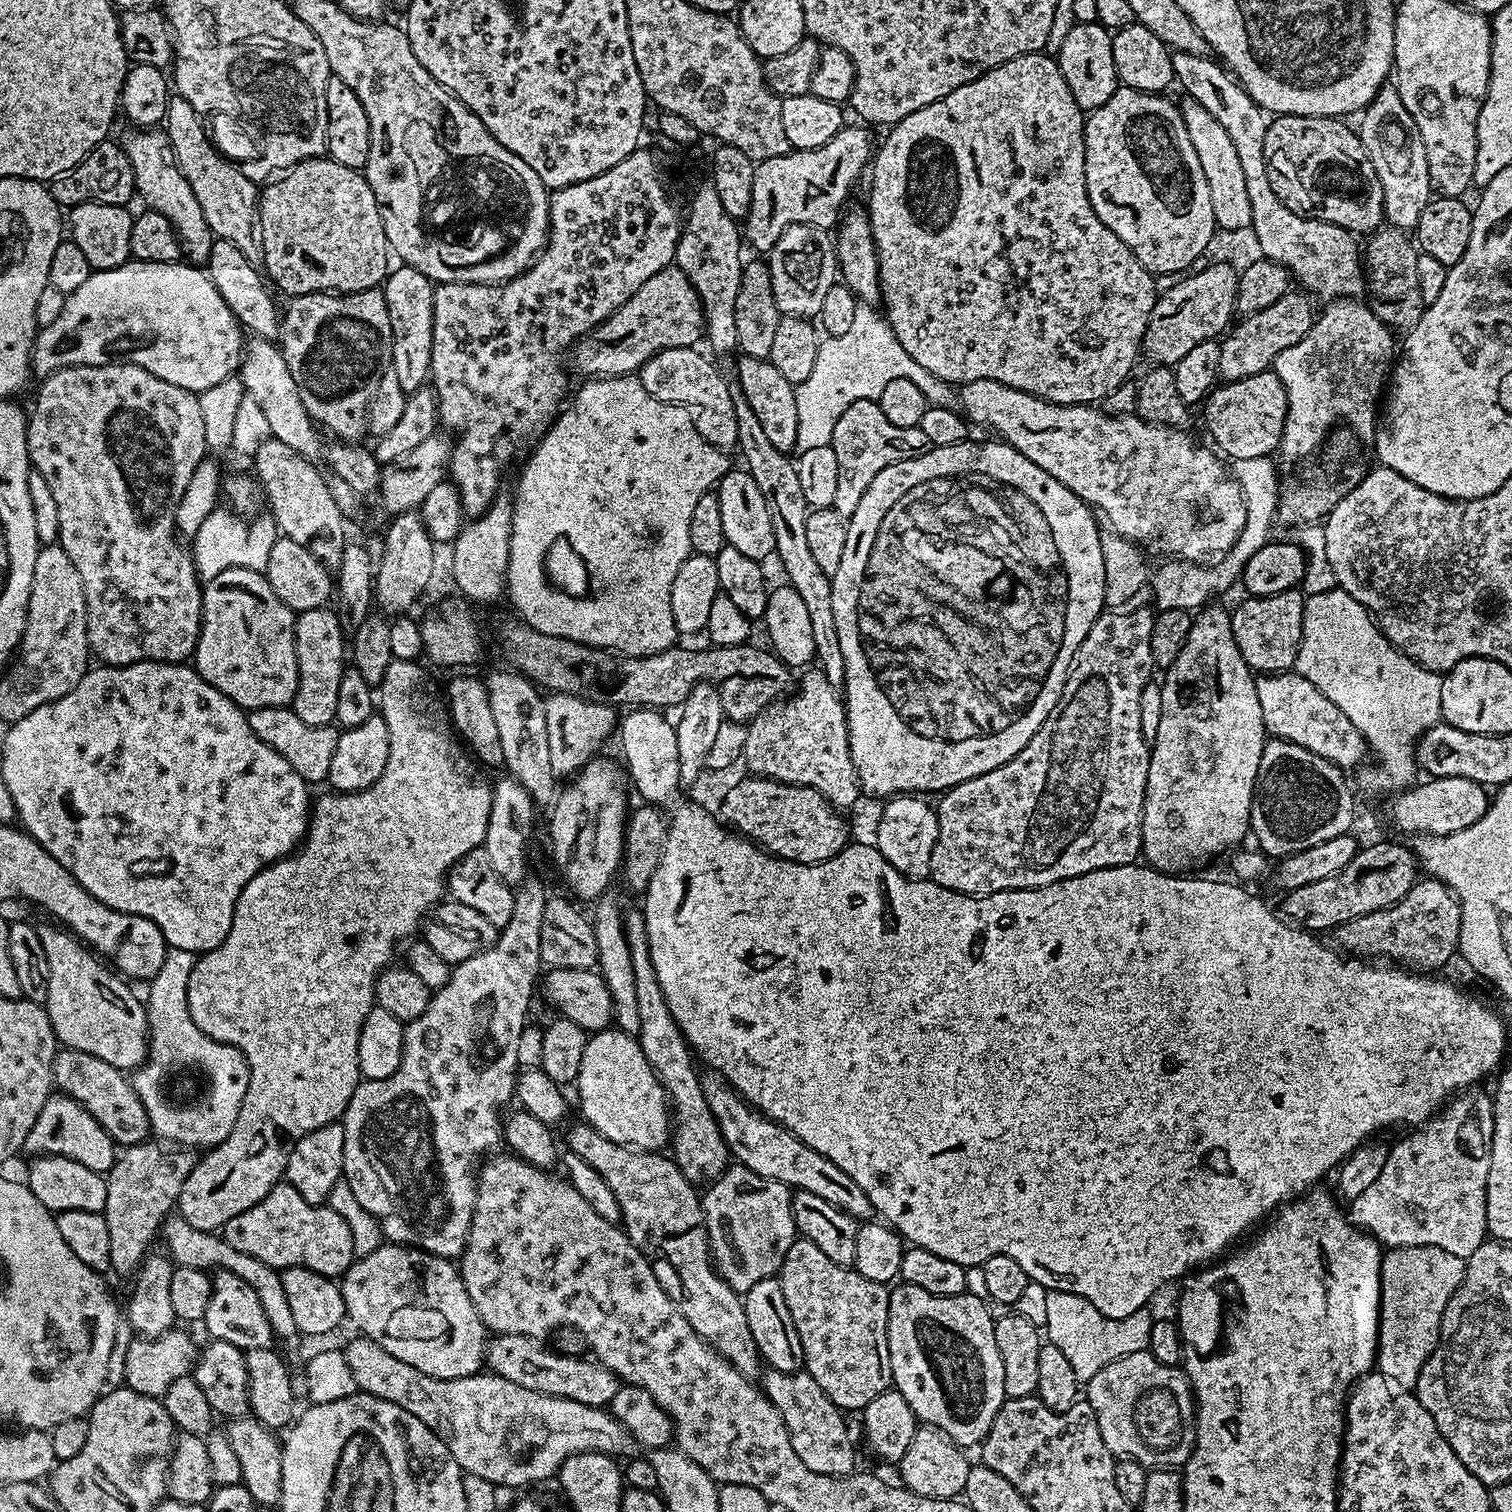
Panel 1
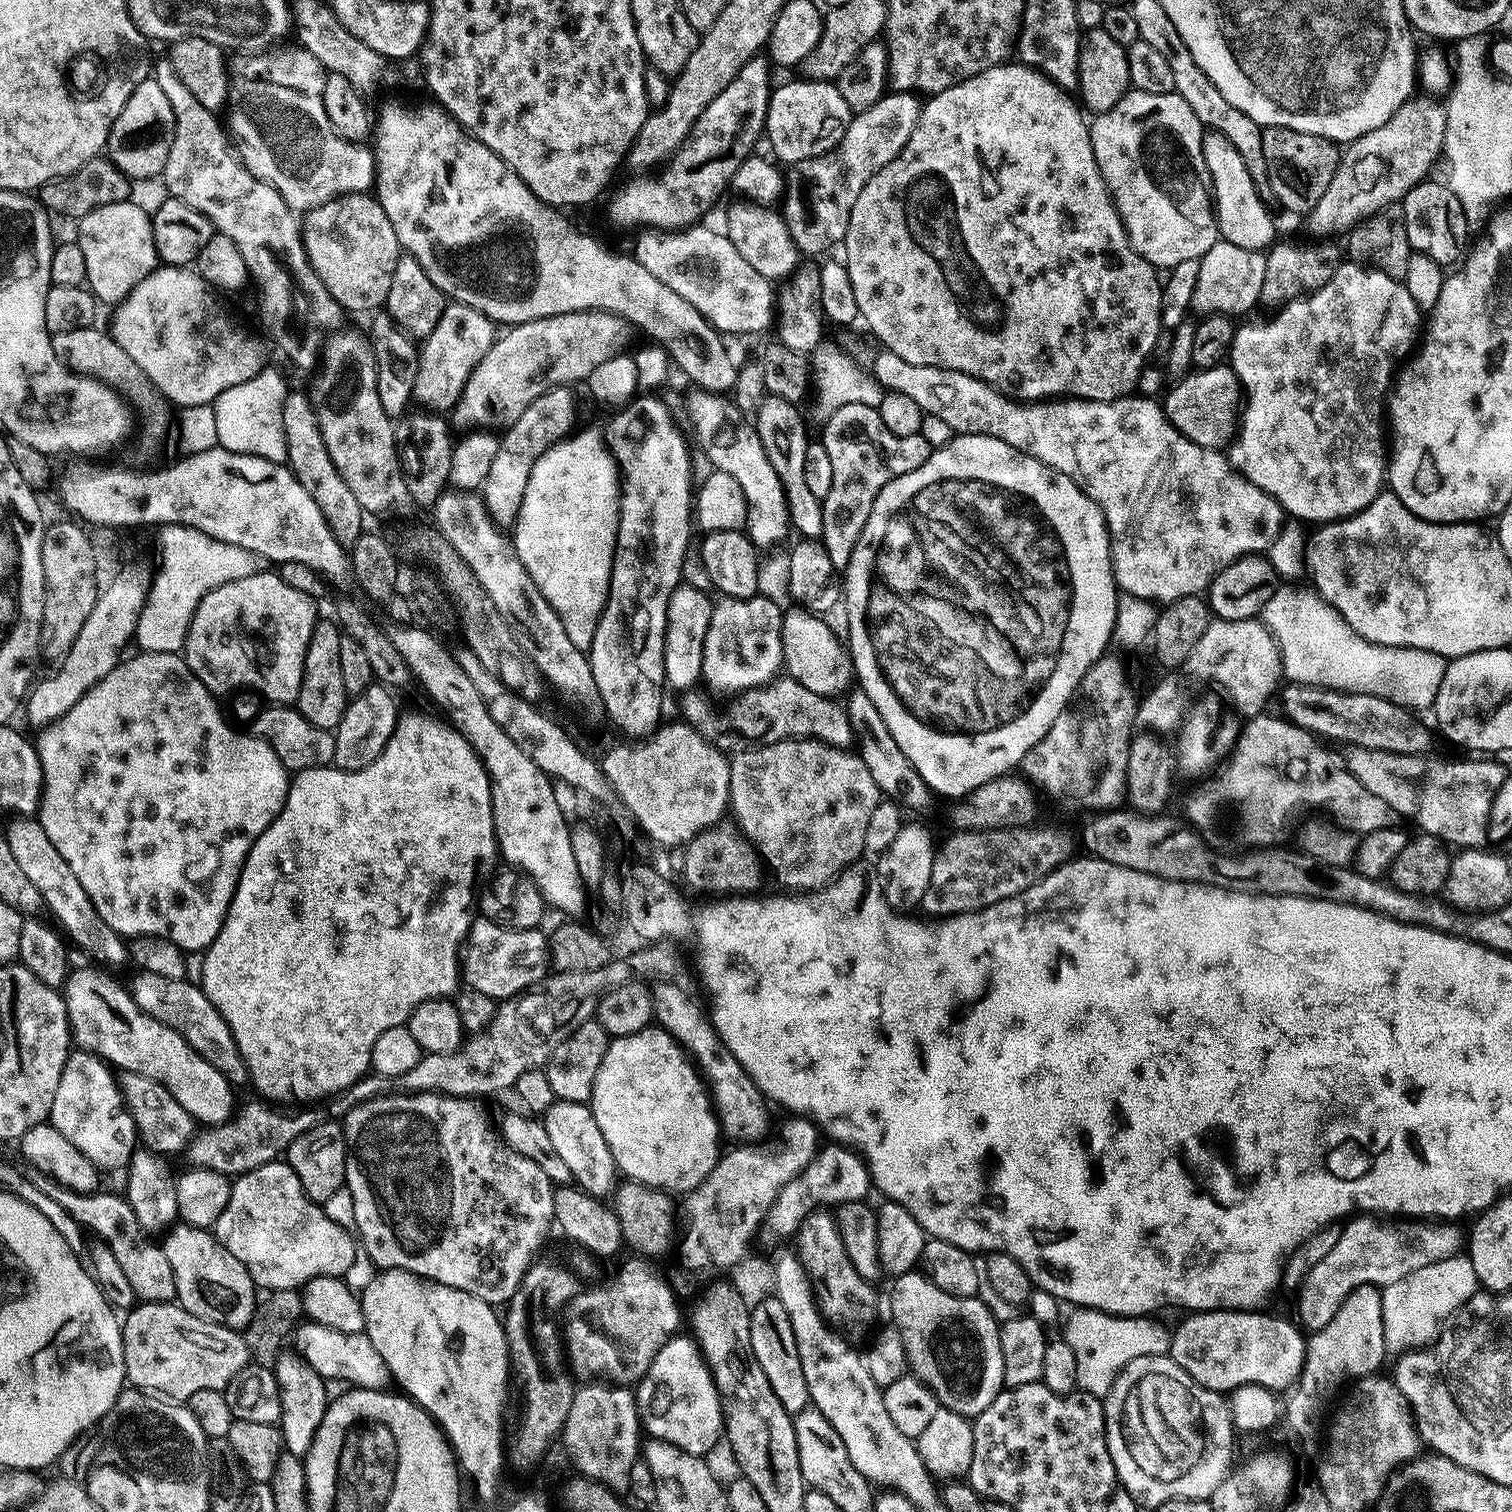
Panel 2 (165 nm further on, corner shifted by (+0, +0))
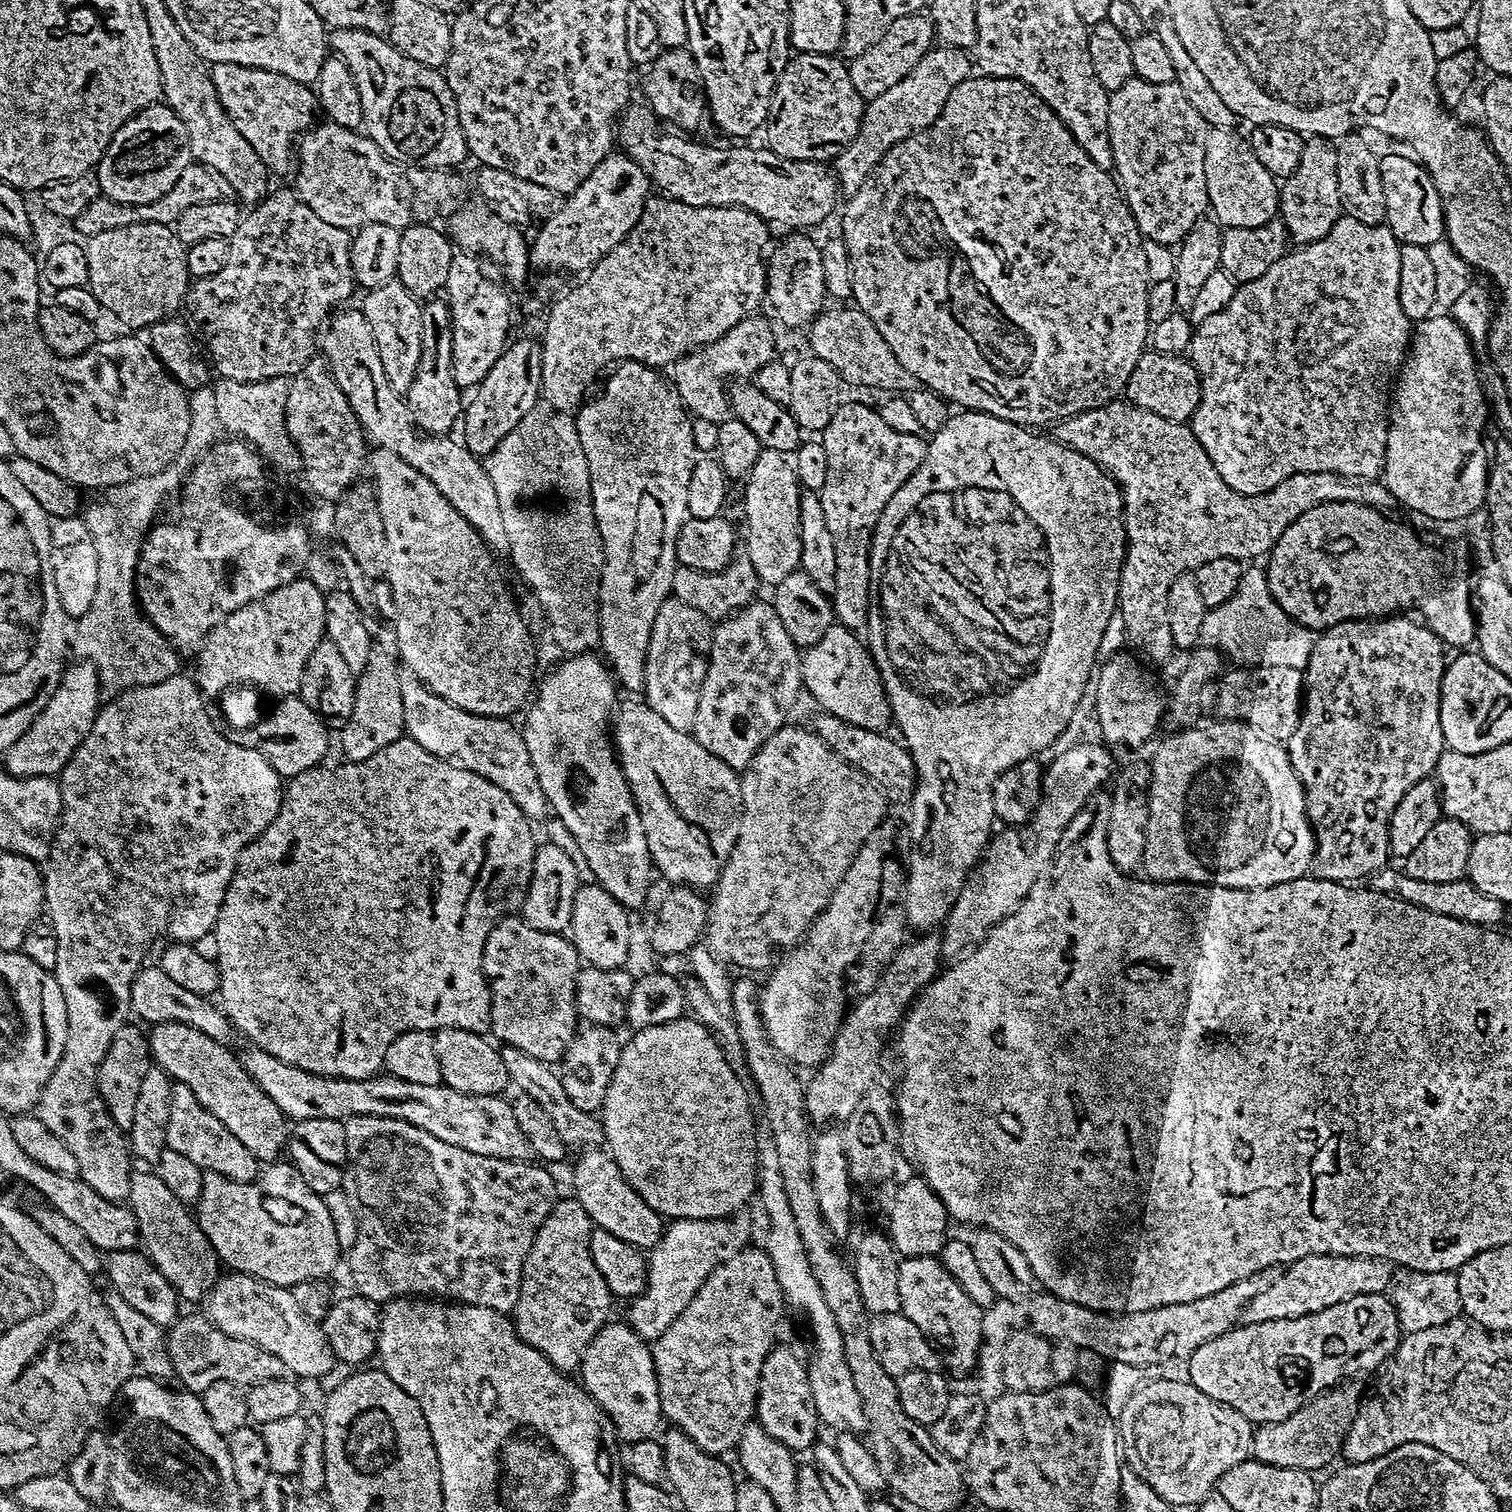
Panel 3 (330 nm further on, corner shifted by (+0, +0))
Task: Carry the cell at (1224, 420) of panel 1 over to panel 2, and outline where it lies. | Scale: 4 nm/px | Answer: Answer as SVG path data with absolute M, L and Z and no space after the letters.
M1224 362L1210 368L1196 368L1179 377L1174 386L1165 391L1162 398L1164 415L1184 437L1204 448L1220 448L1233 439L1238 427L1238 405L1242 400L1242 389L1234 370Z

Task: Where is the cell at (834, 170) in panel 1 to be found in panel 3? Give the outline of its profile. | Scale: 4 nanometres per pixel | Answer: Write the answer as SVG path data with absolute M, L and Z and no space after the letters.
M939 50L933 51L925 56L924 61L913 70L910 75L902 82L898 82L898 86L894 86L879 96L877 100L871 101L865 107L864 120L860 124L860 132L852 139L851 144L839 153L838 159L834 164L834 175L838 181L838 188L841 193L845 192L845 197L851 198L855 195L859 188L864 187L866 181L876 170L876 165L892 151L898 144L904 143L913 134L925 131L932 127L932 123L942 114L942 110L946 106L946 102L950 98L950 94L954 89L959 87L964 80L969 79L968 64L970 68L970 60L968 60L963 51L960 50Z

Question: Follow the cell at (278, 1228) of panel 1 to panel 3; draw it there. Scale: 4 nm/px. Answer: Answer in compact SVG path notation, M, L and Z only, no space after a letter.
M290 1162L269 1163L248 1184L234 1182L217 1172L205 1172L202 1194L194 1205L194 1215L200 1229L212 1243L213 1250L227 1267L229 1264L232 1272L244 1272L280 1288L291 1290L298 1283L331 1277L331 1272L336 1268L336 1259L342 1256L334 1222L323 1195L312 1192L310 1186L306 1186L302 1174L298 1174L298 1170Z

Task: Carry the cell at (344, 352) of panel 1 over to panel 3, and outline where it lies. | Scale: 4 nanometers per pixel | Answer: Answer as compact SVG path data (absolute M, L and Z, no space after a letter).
M373 447L366 464L370 472L372 468L370 483L376 490L378 510L382 514L382 530L386 530L386 566L388 567L386 578L390 582L390 590L394 590L394 606L398 606L398 614L394 621L394 627L396 627L394 652L399 663L418 677L434 694L438 694L438 698L442 698L470 714L511 717L513 715L511 712L518 711L520 707L523 709L529 703L534 692L534 681L537 679L536 640L532 637L535 636L533 629L529 628L528 623L522 618L517 597L515 595L512 597L512 592L508 589L507 582L504 581L504 572L500 569L499 562L496 561L499 560L497 553L491 552L486 546L486 542L482 542L478 530L474 530L474 526L470 526L470 522L466 522L466 518L462 518L462 514L458 514L458 510L454 510L454 506L450 506L450 502L446 502L446 498L442 498L438 486L434 486L434 482L422 478L422 474L418 474L418 470L414 470L414 466L402 462L402 458L398 458L398 454L390 454L390 450L385 448Z

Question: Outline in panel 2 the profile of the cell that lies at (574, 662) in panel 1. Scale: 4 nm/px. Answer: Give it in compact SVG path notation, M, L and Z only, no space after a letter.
M787 674L769 681L763 687L745 689L733 699L736 701L732 708L725 712L715 712L711 702L702 693L692 691L696 690L688 690L681 695L685 695L680 700L683 719L721 750L794 739L821 740L824 744L847 749L854 740L850 718L843 703L822 694L814 694L814 690L806 690L806 686Z

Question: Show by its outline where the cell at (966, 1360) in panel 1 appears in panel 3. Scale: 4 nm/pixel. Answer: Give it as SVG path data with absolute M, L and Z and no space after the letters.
M909 1256L901 1259L896 1269L900 1311L939 1349L949 1373L952 1371L956 1376L971 1373L982 1345L981 1308L969 1298L966 1290L962 1290L962 1286L958 1286L958 1282L954 1282L954 1278L950 1278L950 1270L946 1270L936 1256Z

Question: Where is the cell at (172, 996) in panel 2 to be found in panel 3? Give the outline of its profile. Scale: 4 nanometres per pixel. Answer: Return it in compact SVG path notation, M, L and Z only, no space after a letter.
M244 1046L244 1049L239 1049L238 1055L246 1074L250 1074L250 1078L254 1078L258 1086L262 1086L262 1090L273 1099L289 1121L385 1116L398 1122L404 1123L405 1120L409 1129L434 1134L434 1138L450 1146L458 1146L470 1154L507 1160L528 1160L532 1156L530 1142L526 1142L526 1134L522 1134L518 1118L514 1118L511 1103L507 1099L504 1101L503 1095L462 1094L440 1084L421 1086L418 1082L406 1082L387 1074L369 1076L366 1080L319 1076L298 1070L298 1066L290 1066L290 1062L282 1062L274 1058L274 1054L266 1054L266 1050L255 1046Z

